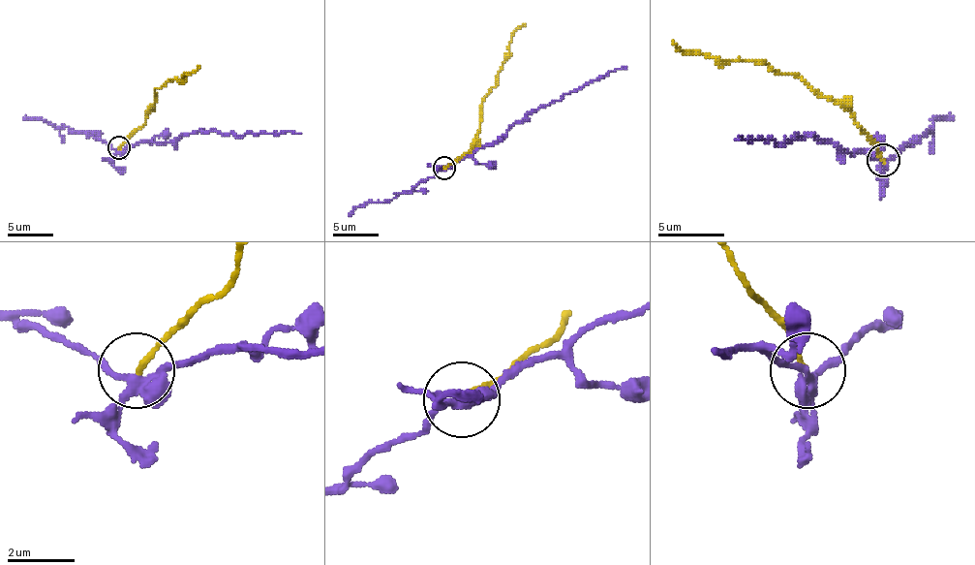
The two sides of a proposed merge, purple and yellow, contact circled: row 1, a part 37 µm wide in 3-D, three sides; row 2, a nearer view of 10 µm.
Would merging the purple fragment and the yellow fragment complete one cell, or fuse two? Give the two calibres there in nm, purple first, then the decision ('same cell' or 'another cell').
280 nm thick on the purple side, 150 nm on the other; another cell

